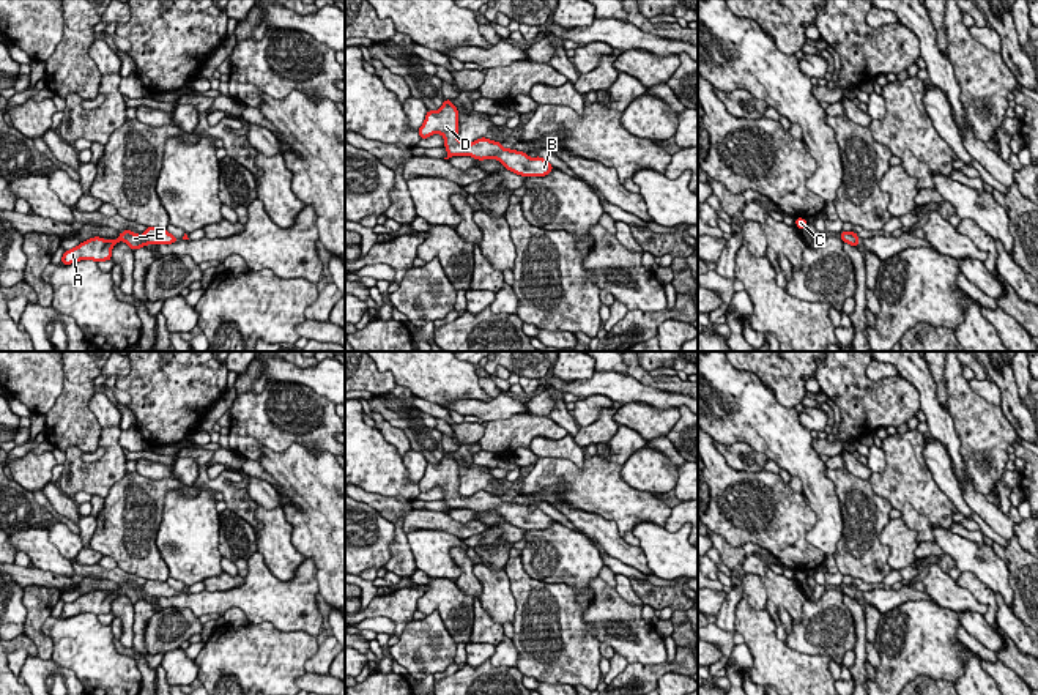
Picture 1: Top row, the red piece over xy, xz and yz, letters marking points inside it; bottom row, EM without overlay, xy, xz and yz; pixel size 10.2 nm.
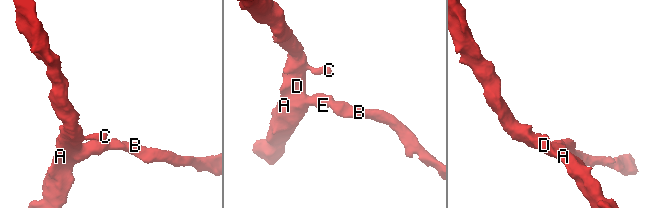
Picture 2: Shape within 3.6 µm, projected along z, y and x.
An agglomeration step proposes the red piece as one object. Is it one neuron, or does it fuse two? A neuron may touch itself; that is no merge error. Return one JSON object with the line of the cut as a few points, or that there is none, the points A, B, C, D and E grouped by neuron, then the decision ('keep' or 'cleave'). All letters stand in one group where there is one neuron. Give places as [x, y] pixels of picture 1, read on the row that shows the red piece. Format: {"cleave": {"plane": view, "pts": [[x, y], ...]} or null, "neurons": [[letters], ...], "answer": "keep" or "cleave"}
{"cleave": null, "neurons": [["A", "B", "C", "D", "E"]], "answer": "keep"}

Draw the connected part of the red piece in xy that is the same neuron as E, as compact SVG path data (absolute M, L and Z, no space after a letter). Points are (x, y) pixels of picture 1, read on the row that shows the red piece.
M146 227L143 235L132 230L124 230L117 240L104 240L99 236L90 238L74 249L65 251L61 265L71 265L80 260L106 262L112 260L112 249L117 243L124 241L132 251L148 244L172 244L178 238L167 232L167 229Z

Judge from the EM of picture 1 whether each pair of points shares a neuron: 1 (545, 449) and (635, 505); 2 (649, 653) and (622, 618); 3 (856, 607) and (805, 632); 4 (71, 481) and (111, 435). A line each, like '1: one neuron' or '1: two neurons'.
1: two neurons
2: one neuron
3: two neurons
4: one neuron

